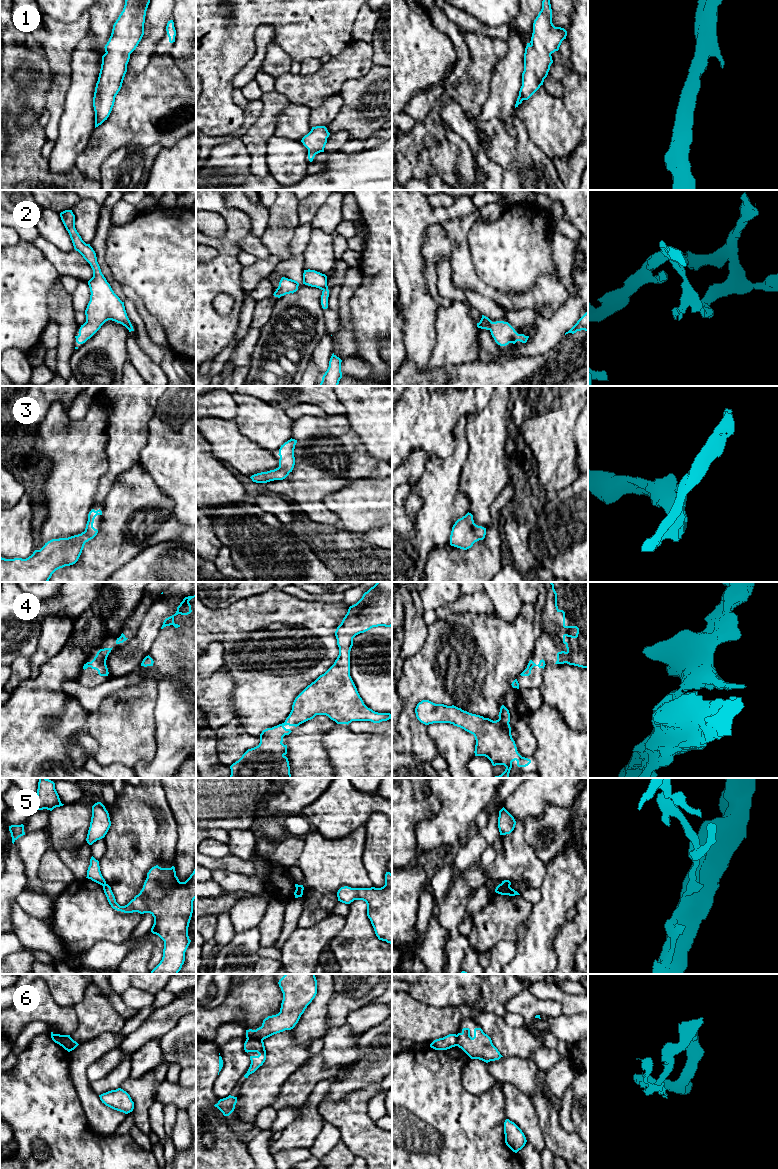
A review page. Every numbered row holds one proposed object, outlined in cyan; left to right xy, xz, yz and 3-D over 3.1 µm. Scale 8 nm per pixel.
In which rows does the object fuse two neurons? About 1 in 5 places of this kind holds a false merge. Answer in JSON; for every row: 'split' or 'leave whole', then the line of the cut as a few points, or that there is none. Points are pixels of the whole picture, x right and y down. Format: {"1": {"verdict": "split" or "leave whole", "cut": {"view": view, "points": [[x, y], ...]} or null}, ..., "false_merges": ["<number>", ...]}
{"1": {"verdict": "leave whole", "cut": null}, "2": {"verdict": "split", "cut": {"view": "yz", "points": [[492, 322], [489, 329]]}}, "3": {"verdict": "leave whole", "cut": null}, "4": {"verdict": "leave whole", "cut": null}, "5": {"verdict": "split", "cut": {"view": "xy", "points": [[105, 883], [103, 886]]}}, "6": {"verdict": "split", "cut": {"view": "xy", "points": [[51, 1034], [70, 1050]]}}, "false_merges": ["2", "5", "6"]}

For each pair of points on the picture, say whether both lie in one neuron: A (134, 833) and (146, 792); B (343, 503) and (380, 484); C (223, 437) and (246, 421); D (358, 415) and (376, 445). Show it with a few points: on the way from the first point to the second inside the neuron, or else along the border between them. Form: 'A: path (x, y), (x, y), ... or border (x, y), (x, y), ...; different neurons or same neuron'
A: path (141, 823), (141, 813), (146, 802); same neuron
B: path (352, 503), (361, 503), (371, 493); same neuron
C: border (232, 420), (244, 435), (255, 442); different neurons
D: path (365, 422), (376, 433), (376, 438); same neuron

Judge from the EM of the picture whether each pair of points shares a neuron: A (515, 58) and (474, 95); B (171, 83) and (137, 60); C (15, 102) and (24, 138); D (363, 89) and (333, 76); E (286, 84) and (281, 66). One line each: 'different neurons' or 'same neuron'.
A: different neurons
B: different neurons
C: same neuron
D: different neurons
E: different neurons

